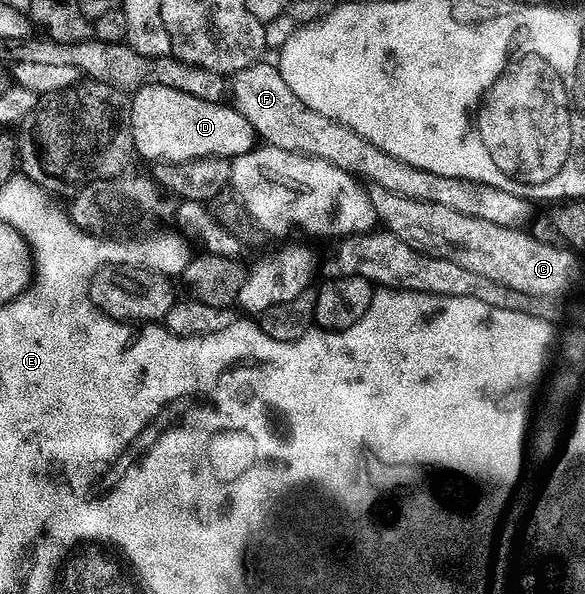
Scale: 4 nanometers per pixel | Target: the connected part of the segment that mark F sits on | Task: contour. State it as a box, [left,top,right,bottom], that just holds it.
[230,62,533,227]

